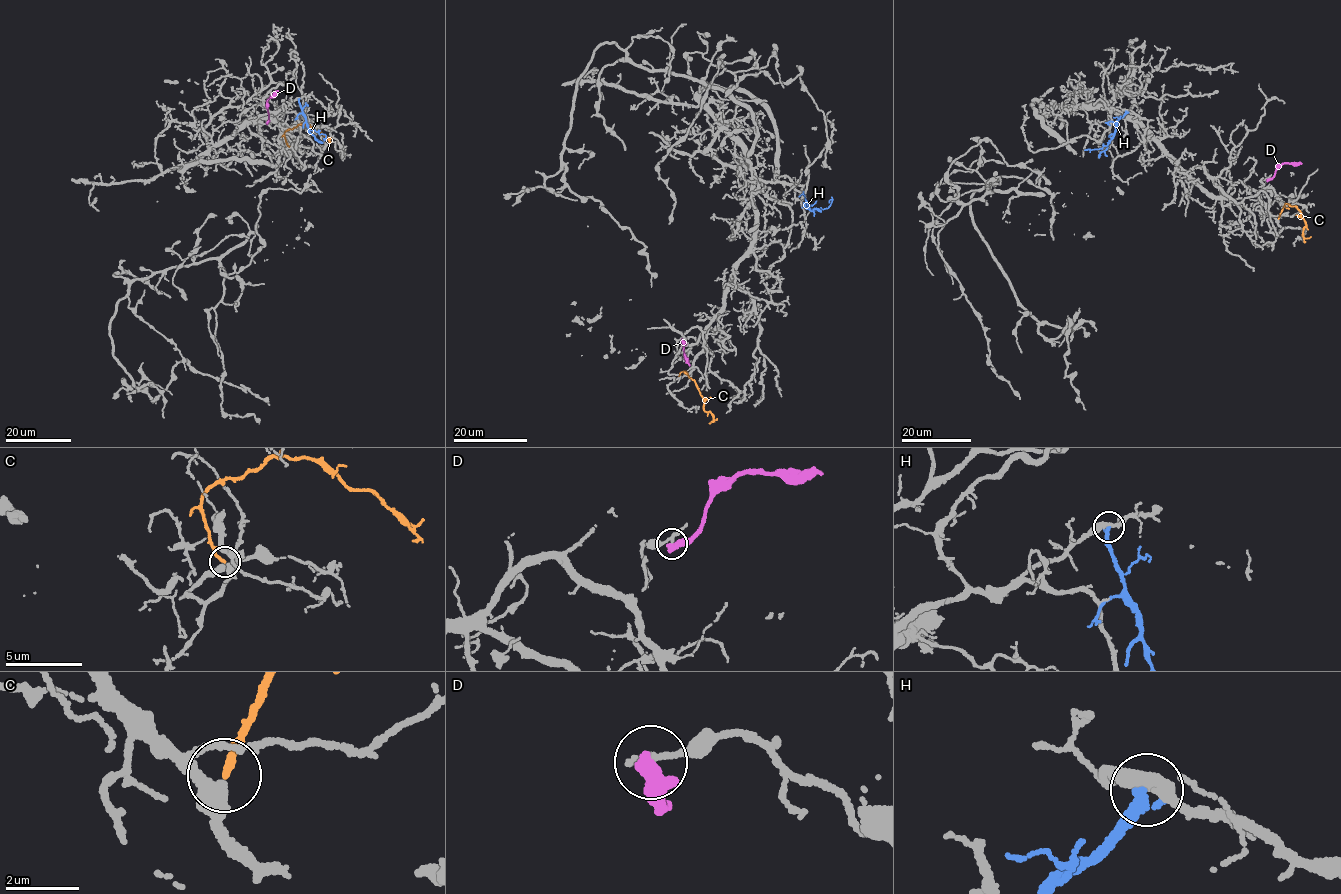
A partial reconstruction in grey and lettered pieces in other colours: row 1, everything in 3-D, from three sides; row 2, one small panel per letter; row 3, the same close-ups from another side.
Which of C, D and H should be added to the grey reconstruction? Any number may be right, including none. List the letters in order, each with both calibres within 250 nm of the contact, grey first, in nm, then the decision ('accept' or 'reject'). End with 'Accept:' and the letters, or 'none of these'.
C: 400/190 nm | accept
D: 160/550 nm | reject
H: 320/280 nm | reject
Accept: C

